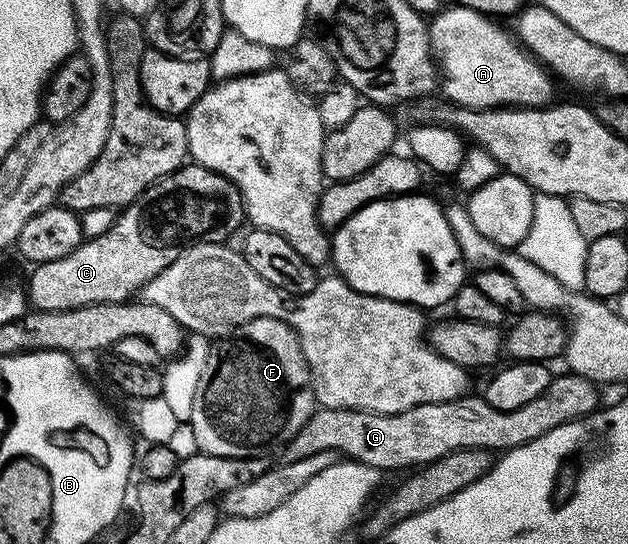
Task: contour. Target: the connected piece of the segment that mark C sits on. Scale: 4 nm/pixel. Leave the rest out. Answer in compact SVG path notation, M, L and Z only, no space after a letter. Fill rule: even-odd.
M195 163L185 164L183 169L155 181L138 199L117 212L116 221L106 235L90 237L62 259L35 266L28 277L26 296L33 310L66 311L74 307L92 305L95 301L127 301L135 298L150 279L154 279L166 267L178 259L178 255L191 245L203 245L205 241L223 243L227 236L245 224L244 200L233 181Z

